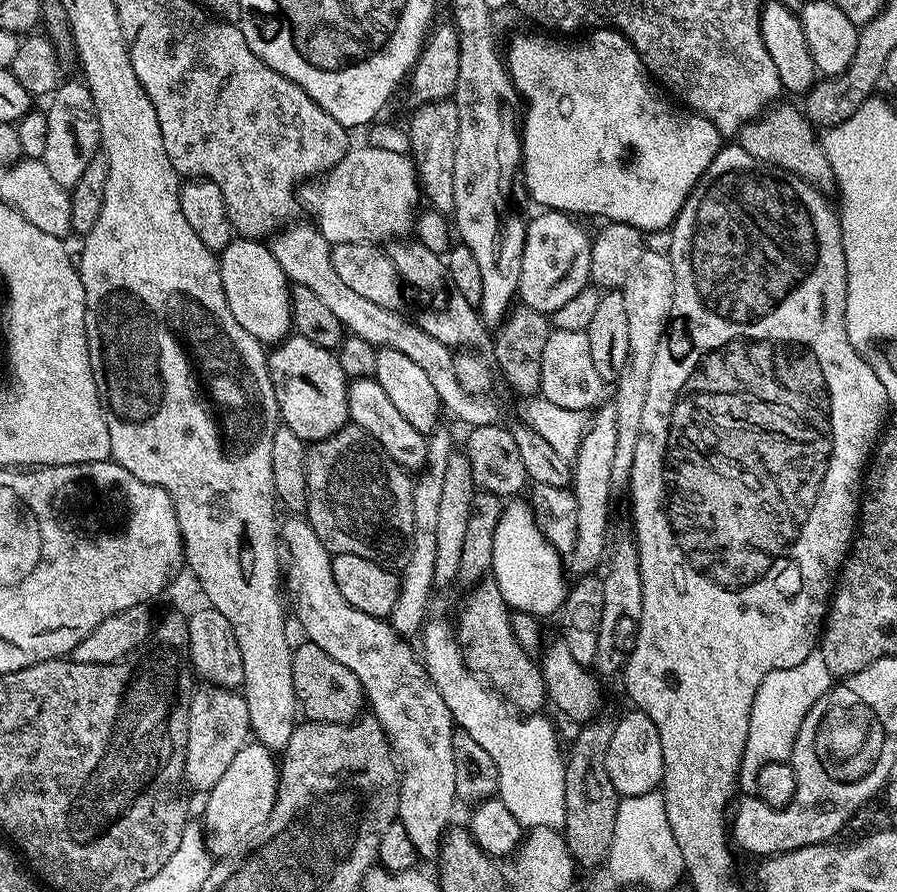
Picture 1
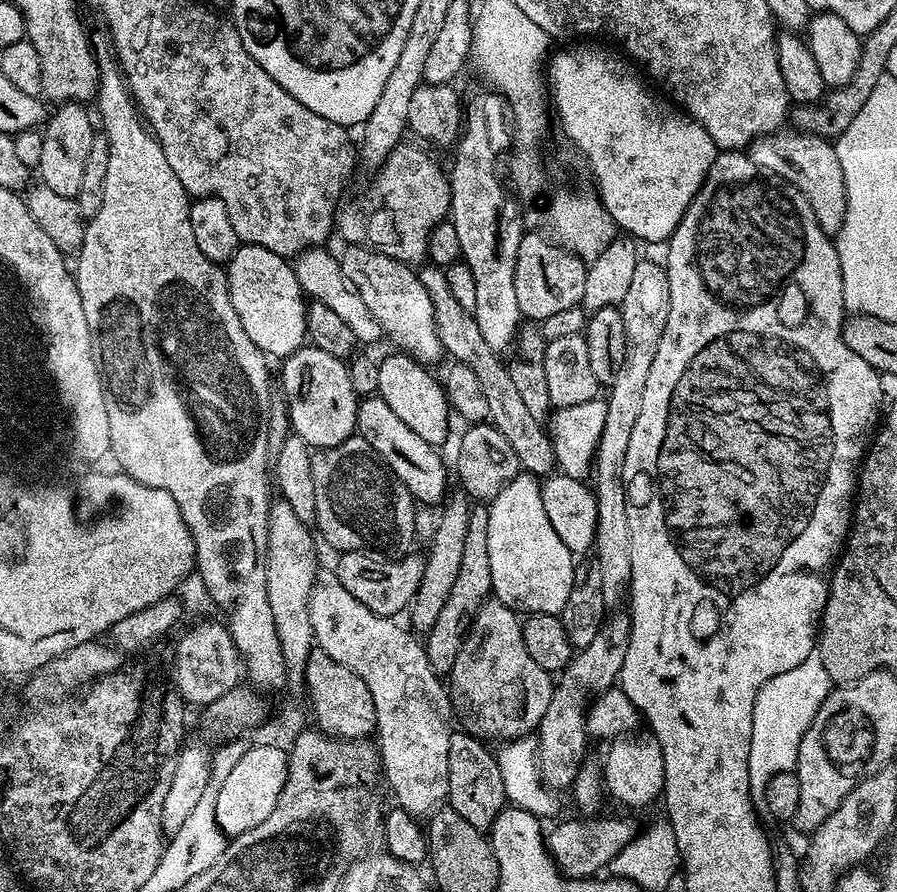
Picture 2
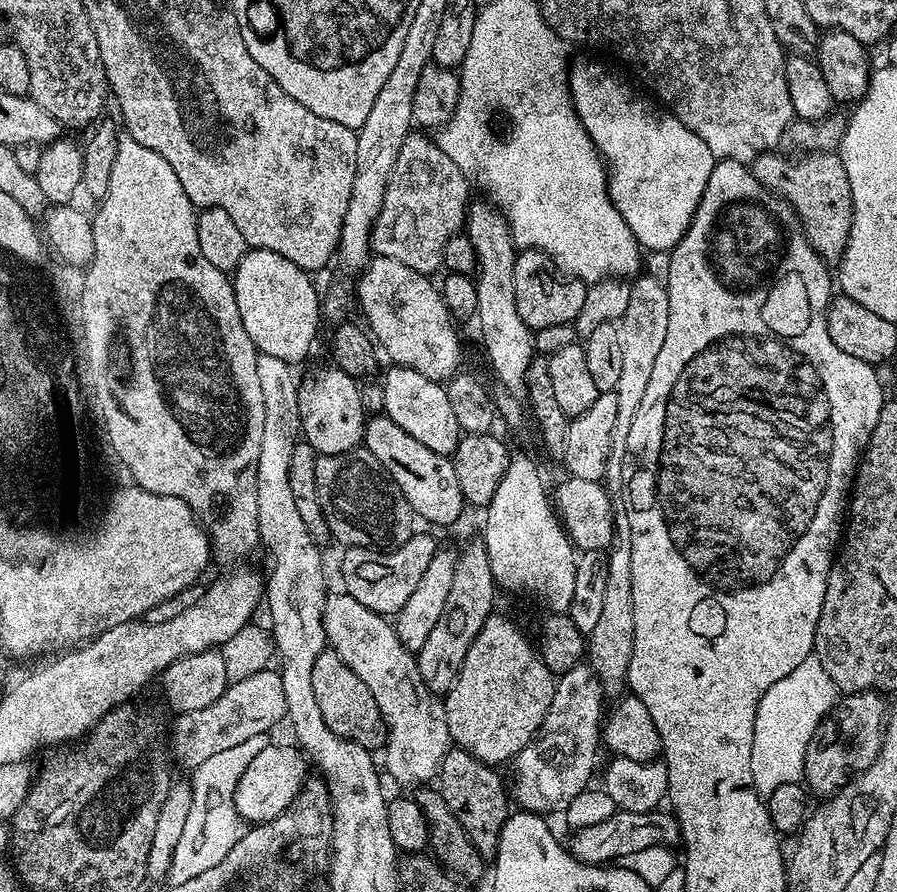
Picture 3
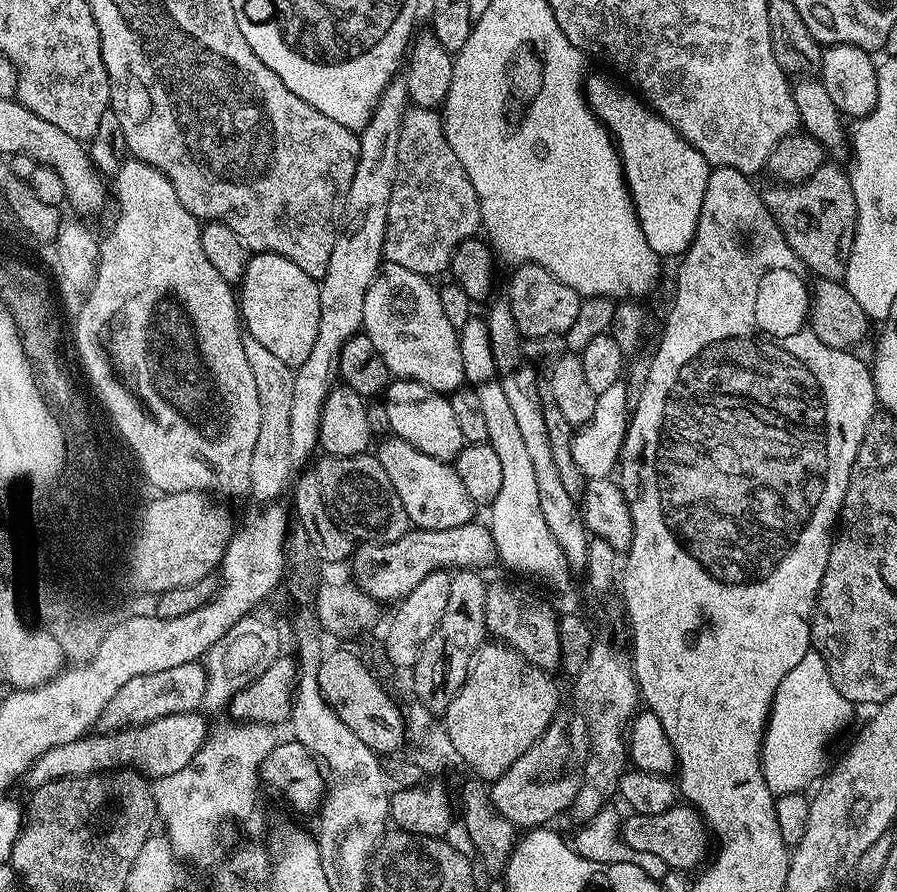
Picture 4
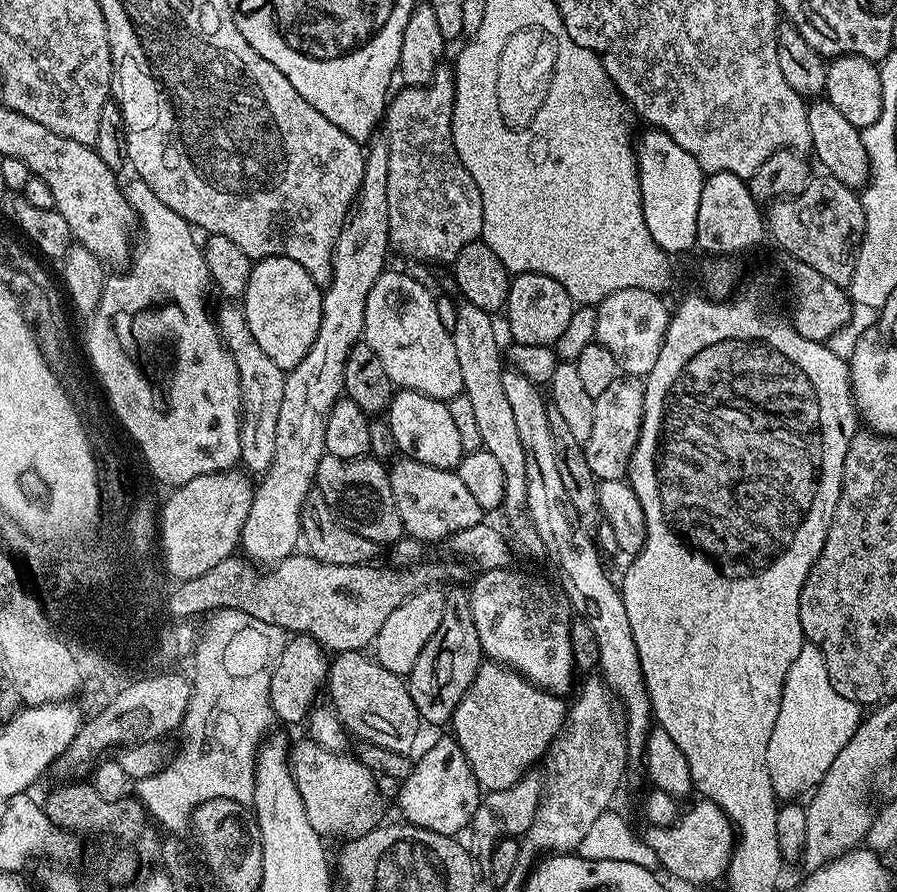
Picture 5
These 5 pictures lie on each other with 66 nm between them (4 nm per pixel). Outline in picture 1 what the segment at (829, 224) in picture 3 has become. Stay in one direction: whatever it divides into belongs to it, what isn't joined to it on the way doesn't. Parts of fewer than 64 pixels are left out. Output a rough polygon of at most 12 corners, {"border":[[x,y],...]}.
{"border":[[797,105],[741,126],[739,148],[817,186],[832,167]]}

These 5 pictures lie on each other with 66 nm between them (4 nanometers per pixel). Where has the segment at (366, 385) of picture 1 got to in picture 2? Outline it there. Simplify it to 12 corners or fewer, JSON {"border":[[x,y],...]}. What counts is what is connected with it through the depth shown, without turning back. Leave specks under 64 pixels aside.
{"border":[[379,394],[360,400],[356,431],[413,500],[436,506],[450,468]]}

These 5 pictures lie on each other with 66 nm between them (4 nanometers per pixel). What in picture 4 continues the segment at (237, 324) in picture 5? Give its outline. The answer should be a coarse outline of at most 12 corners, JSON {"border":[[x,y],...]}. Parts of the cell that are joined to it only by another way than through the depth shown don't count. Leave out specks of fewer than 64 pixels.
{"border":[[242,335],[262,406],[250,496],[290,488],[295,371]]}

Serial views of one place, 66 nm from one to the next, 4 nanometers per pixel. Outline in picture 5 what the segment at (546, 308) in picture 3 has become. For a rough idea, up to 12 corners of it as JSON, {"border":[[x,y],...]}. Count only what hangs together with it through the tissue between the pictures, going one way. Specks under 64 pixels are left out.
{"border":[[517,272],[508,332],[522,346],[555,346],[574,311],[562,282]]}

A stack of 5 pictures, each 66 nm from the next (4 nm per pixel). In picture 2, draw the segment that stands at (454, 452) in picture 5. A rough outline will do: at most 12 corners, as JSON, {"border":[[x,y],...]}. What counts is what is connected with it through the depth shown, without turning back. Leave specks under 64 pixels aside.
{"border":[[407,354],[379,361],[378,394],[425,442],[448,436],[448,395]]}

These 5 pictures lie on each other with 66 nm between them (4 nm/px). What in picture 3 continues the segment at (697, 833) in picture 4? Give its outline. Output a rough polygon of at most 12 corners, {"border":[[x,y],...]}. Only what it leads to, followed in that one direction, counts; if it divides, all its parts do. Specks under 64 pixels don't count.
{"border":[[616,810],[583,825],[568,849],[603,865],[680,841],[669,811]]}

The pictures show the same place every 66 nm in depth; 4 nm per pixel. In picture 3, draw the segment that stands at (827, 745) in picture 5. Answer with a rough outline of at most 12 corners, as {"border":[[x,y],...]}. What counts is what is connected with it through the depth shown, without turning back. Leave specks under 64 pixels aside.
{"border":[[814,654],[762,694],[750,750],[766,798],[804,780],[837,703]]}

